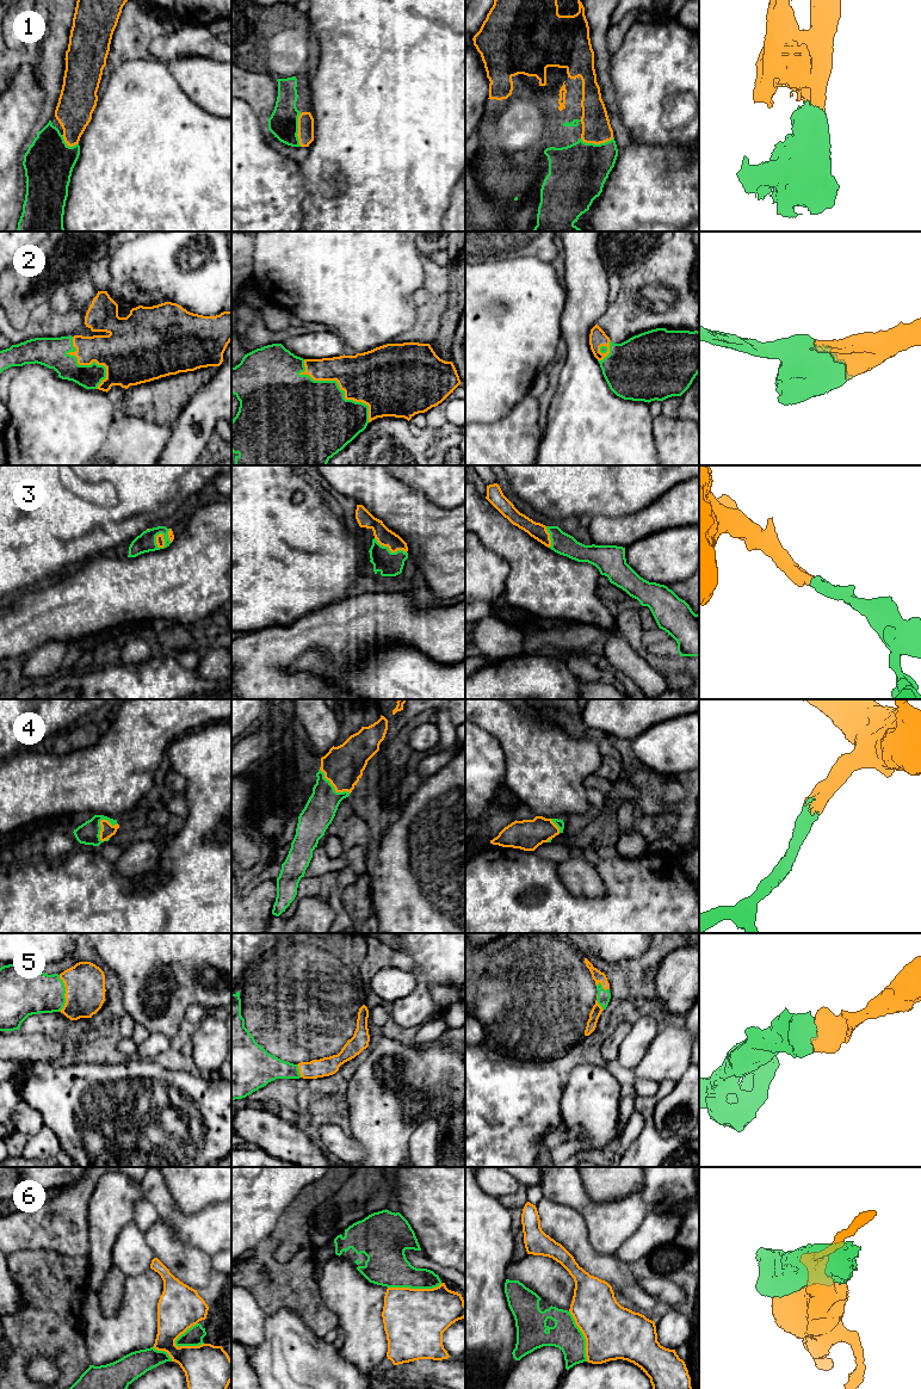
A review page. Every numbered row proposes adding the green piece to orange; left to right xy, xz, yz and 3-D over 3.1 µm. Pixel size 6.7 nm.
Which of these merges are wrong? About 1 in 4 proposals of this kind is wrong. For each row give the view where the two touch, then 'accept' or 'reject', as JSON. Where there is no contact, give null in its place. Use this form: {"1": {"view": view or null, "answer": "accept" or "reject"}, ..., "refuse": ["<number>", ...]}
{"1": {"view": "yz", "answer": "accept"}, "2": {"view": "xz", "answer": "accept"}, "3": {"view": "xy", "answer": "accept"}, "4": {"view": "xy", "answer": "accept"}, "5": {"view": "xy", "answer": "accept"}, "6": {"view": "xy", "answer": "reject"}, "refuse": ["6"]}

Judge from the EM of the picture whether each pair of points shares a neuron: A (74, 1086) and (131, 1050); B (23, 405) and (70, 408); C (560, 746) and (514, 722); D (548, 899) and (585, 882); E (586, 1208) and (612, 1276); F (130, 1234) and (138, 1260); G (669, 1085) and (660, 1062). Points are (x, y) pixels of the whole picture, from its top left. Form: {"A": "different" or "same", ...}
{"A": "different", "B": "same", "C": "same", "D": "different", "E": "different", "F": "same", "G": "different"}

